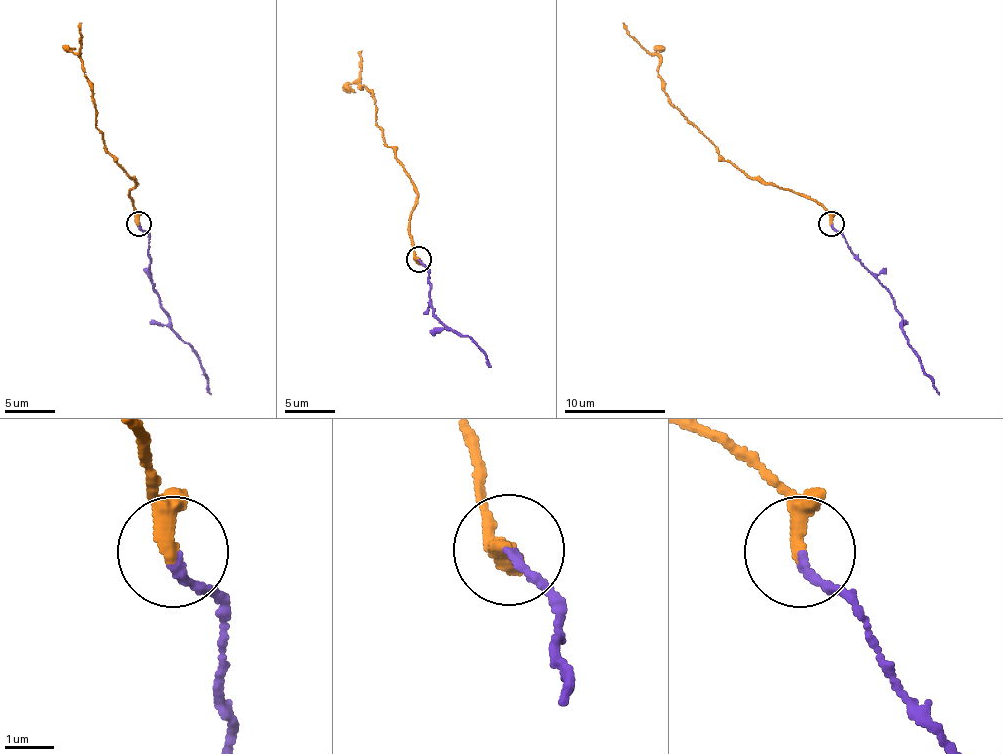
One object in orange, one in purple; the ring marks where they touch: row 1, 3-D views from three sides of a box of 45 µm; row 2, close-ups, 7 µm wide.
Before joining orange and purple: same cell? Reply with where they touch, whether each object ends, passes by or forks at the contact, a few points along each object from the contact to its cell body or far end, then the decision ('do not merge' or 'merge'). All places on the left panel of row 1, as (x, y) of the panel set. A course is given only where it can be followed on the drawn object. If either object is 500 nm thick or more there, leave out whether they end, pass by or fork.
at (138, 224); orange passes by; purple ends there; orange runs (139, 223), (129, 198), (137, 183), (116, 162), (96, 127), (91, 81), (81, 59), (78, 23); purple runs (139, 223), (149, 236), (152, 286), (169, 317), (169, 327), (197, 357), (210, 395); merge

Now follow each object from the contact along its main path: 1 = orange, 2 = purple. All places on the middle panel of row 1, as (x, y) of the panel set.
1: (419, 258), (409, 236), (417, 188), (376, 124), (371, 91), (361, 86), (358, 51)
2: (419, 258), (429, 271), (432, 312), (449, 329), (465, 334), (490, 367)

